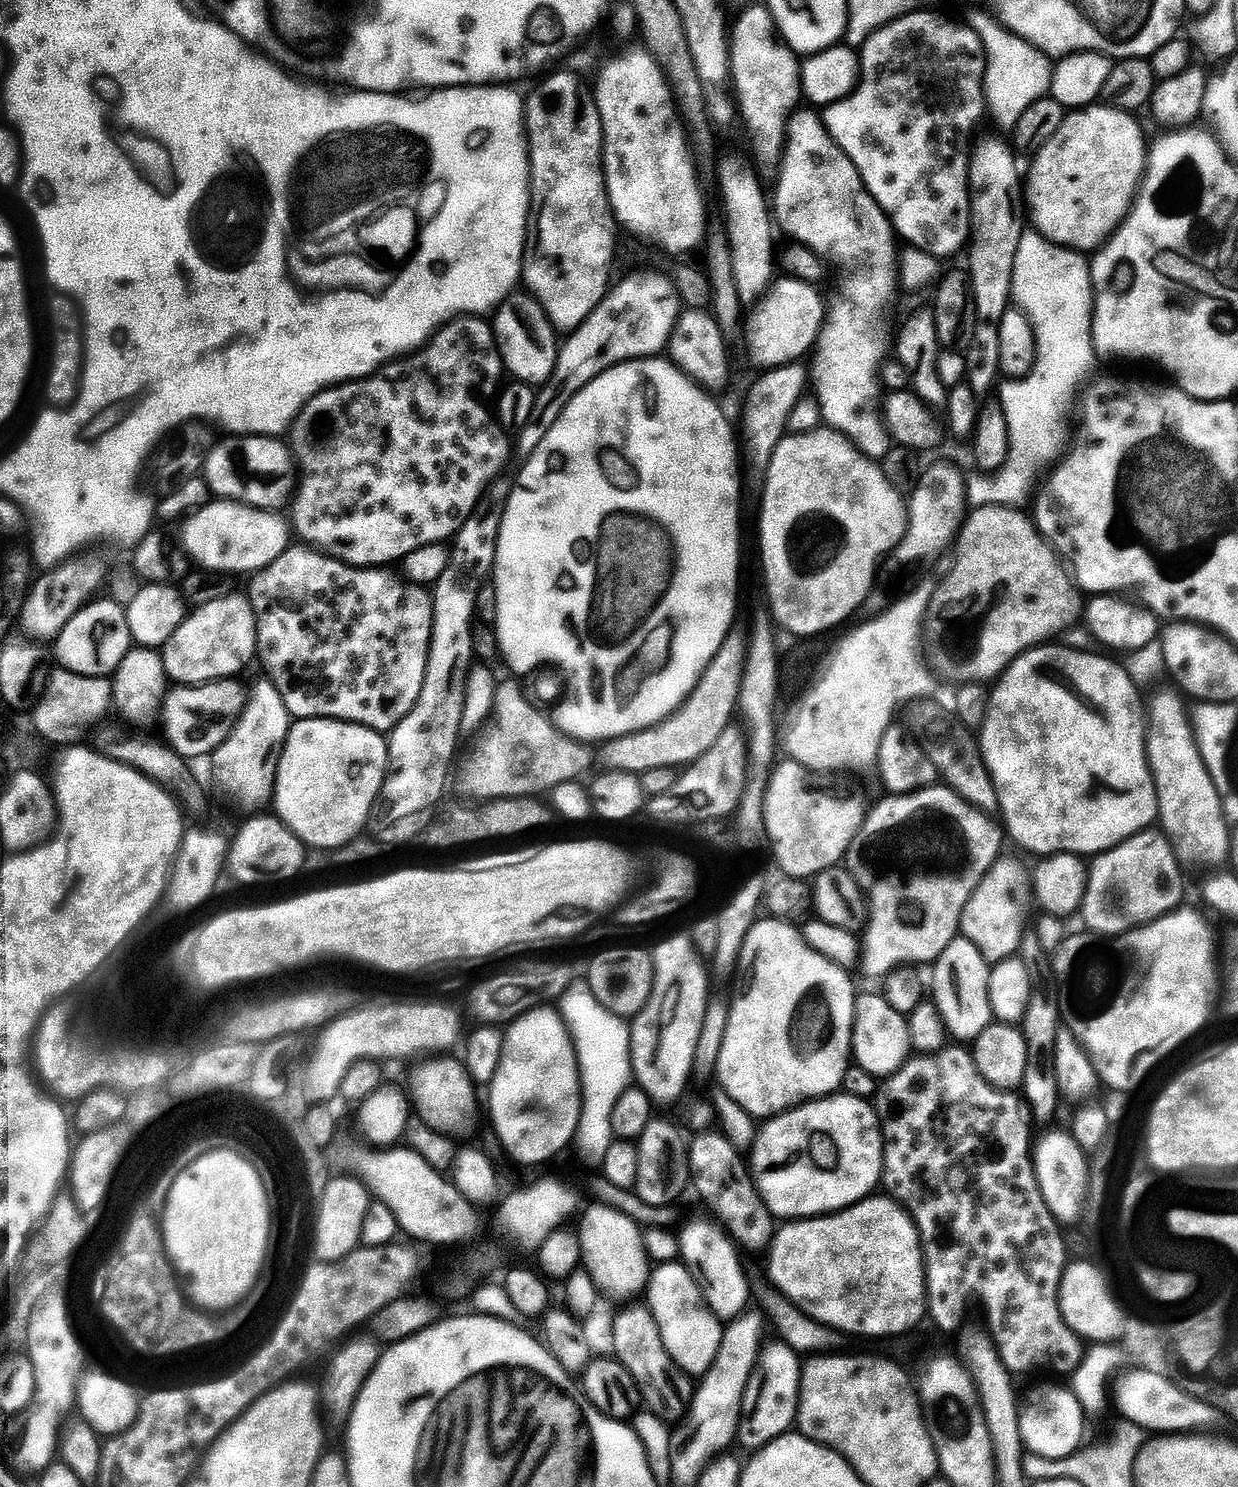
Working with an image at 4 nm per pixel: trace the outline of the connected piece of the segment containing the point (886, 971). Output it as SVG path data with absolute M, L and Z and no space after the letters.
M933 786L923 788L917 792L910 794L902 794L901 796L893 796L891 794L883 797L876 805L867 809L862 826L858 830L858 834L854 838L854 842L848 847L848 853L843 858L843 863L848 864L848 872L856 879L856 884L862 891L868 895L868 925L864 928L864 936L862 932L862 943L860 945L860 958L858 961L858 969L868 980L877 980L883 982L887 980L891 972L905 966L925 966L931 965L942 954L942 950L946 950L946 946L950 946L950 942L955 940L960 932L960 919L962 918L962 910L966 910L966 902L970 902L970 898L974 894L974 890L978 890L978 886L982 882L982 878L986 878L986 874L990 870L990 866L994 866L994 862L999 860L1002 855L1004 840L1006 844L1006 836L1002 831L1001 825L996 824L989 813L978 810L970 802L966 802L955 792L953 788L947 786Z

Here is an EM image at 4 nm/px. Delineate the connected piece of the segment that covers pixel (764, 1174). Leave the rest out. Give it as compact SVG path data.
M833 1094L819 1100L810 1100L807 1104L801 1104L783 1112L780 1116L773 1116L759 1125L756 1138L750 1149L750 1171L752 1181L756 1184L758 1194L762 1202L771 1210L772 1215L784 1222L793 1220L807 1220L813 1216L826 1216L833 1212L841 1212L851 1204L857 1204L859 1200L866 1200L881 1187L884 1179L884 1139L880 1133L880 1117L877 1116L875 1107L869 1101L862 1098L854 1098L847 1094Z

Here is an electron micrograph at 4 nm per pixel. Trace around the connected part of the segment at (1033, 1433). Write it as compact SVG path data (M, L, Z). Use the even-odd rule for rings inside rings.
M1044 1384L1021 1395L1019 1426L1025 1449L1046 1459L1066 1459L1081 1449L1088 1417L1073 1391L1064 1385Z

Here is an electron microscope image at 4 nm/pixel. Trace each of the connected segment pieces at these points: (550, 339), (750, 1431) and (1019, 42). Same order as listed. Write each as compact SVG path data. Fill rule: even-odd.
M509 295L508 299L496 309L490 323L496 334L496 344L500 347L500 360L507 375L522 385L543 386L554 374L556 353L558 351L557 331L548 320L543 306L535 296Z
M783 1342L769 1343L760 1353L760 1361L746 1386L740 1411L739 1447L749 1448L755 1454L779 1436L789 1435L796 1424L796 1411L800 1405L801 1357Z
M996 28L995 32L983 35L984 52L988 55L984 71L984 98L990 112L992 108L996 115L997 122L1012 130L1030 106L1049 95L1054 64L1044 53L1030 46L1030 42L1018 38L1008 28Z

